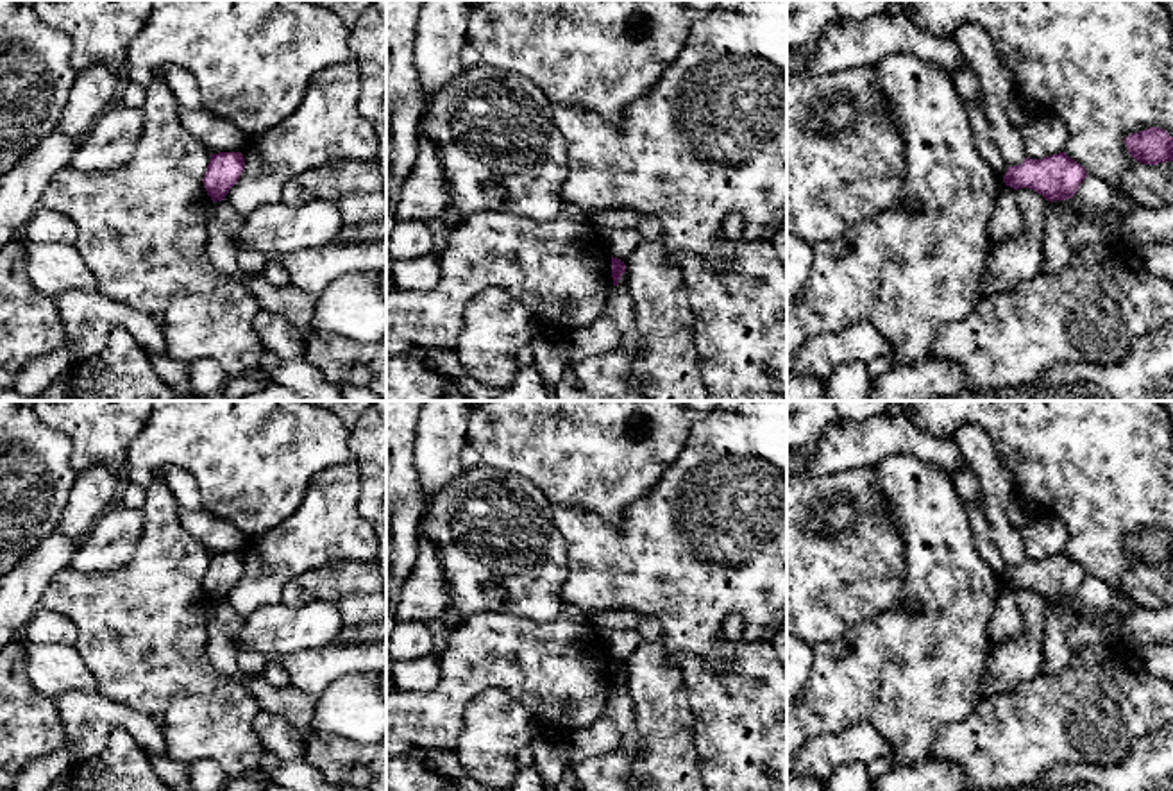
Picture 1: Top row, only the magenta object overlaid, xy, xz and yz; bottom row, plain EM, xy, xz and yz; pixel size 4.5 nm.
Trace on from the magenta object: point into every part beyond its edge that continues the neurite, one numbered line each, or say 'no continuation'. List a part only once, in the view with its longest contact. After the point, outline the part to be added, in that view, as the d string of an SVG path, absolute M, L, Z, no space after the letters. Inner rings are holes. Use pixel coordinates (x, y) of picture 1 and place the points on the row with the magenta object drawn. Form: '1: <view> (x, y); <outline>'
no continuation

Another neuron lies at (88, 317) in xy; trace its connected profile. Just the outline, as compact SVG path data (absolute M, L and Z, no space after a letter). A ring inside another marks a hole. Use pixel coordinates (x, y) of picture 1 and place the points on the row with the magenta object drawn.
M70 290L54 295L54 302L66 333L64 349L73 363L102 351L114 327L127 329L148 356L166 353L161 324L154 317L100 292Z

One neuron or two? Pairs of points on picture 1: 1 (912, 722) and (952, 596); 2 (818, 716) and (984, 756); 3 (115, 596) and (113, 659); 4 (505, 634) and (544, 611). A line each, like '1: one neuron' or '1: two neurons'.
1: one neuron
2: two neurons
3: one neuron
4: two neurons

